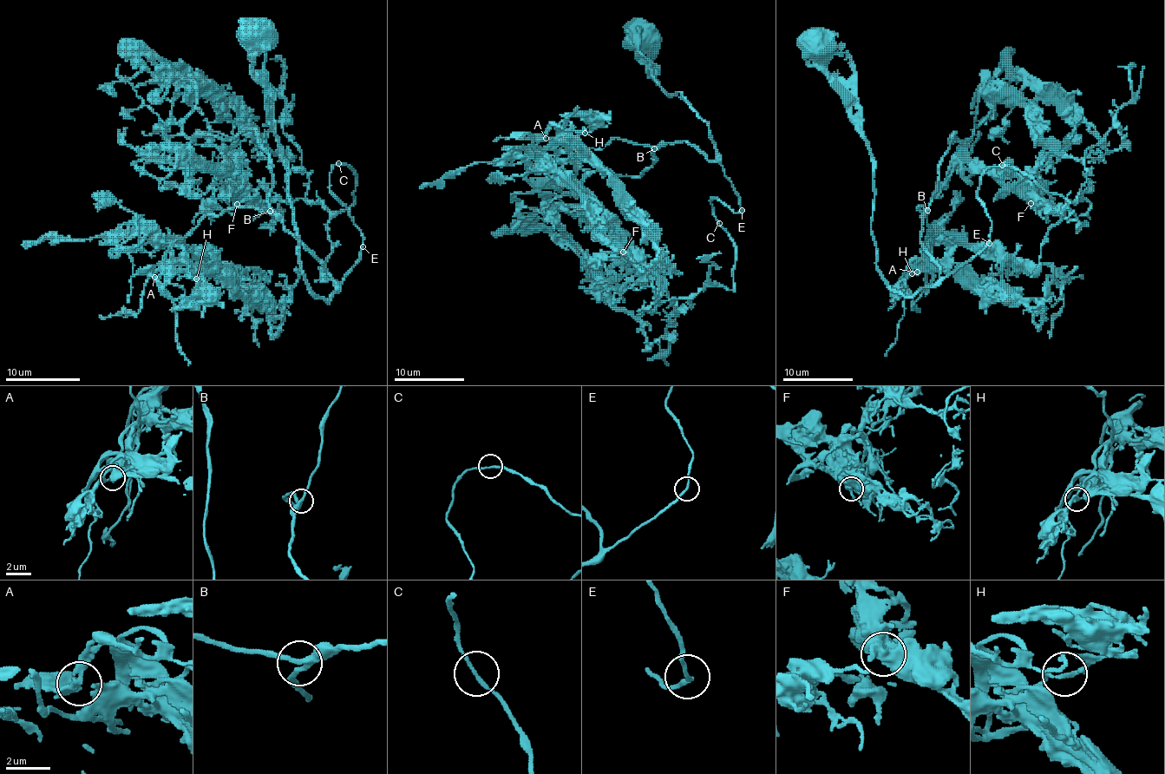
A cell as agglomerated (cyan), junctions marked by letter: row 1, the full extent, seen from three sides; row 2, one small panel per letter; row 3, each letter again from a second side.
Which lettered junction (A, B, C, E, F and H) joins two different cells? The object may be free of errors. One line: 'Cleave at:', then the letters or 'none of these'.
Cleave at: none of these

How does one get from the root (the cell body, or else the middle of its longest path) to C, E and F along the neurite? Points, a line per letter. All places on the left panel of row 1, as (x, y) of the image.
C: (258, 29), (299, 271), (328, 302), (363, 245), (330, 189), (338, 163)
E: (258, 29), (265, 26), (268, 36), (270, 127), (287, 170), (305, 284), (328, 302), (363, 246)
F: (258, 29), (299, 271), (328, 302), (331, 274), (268, 202), (258, 135), (199, 135), (190, 150), (237, 204)

